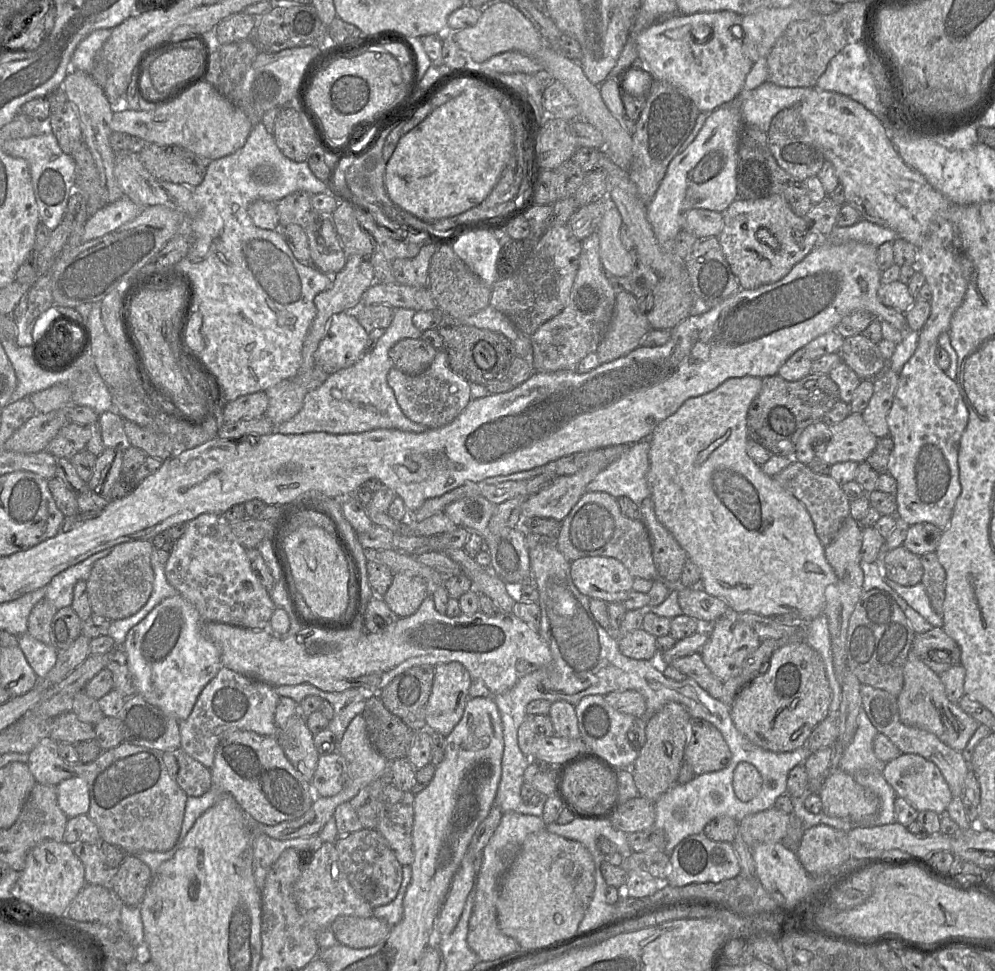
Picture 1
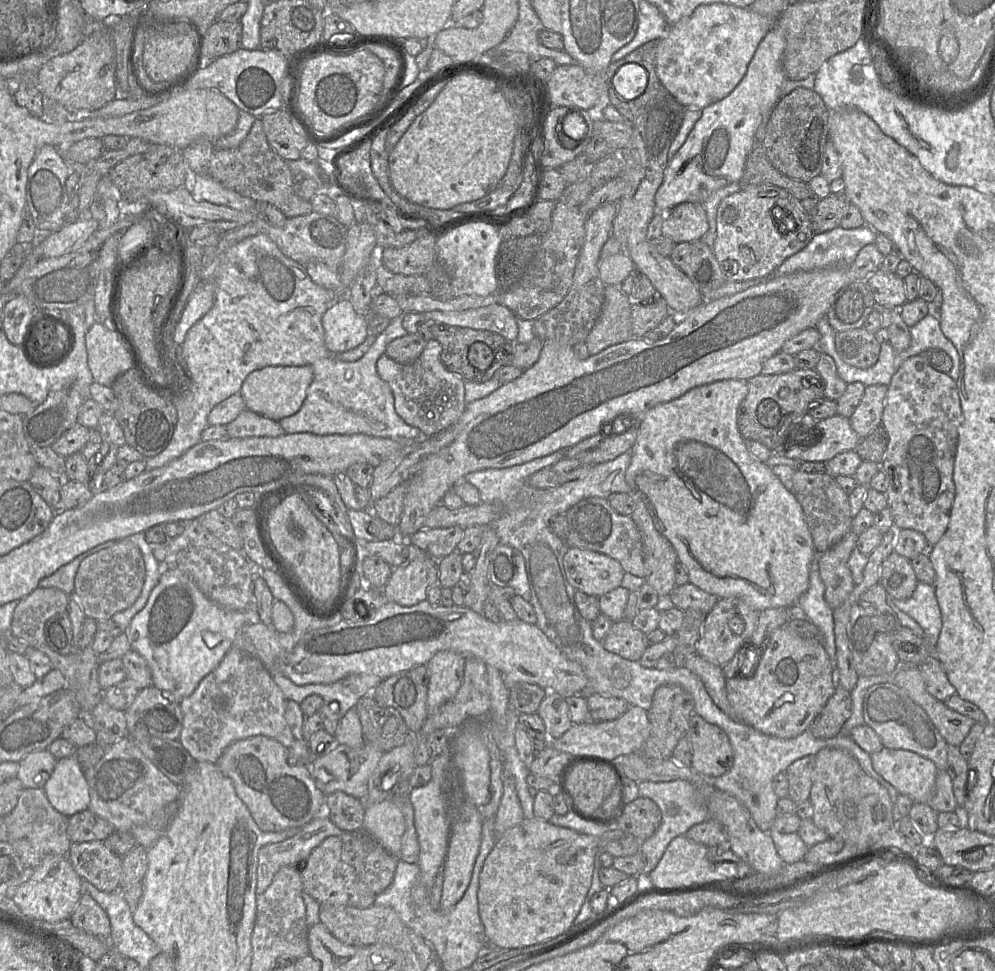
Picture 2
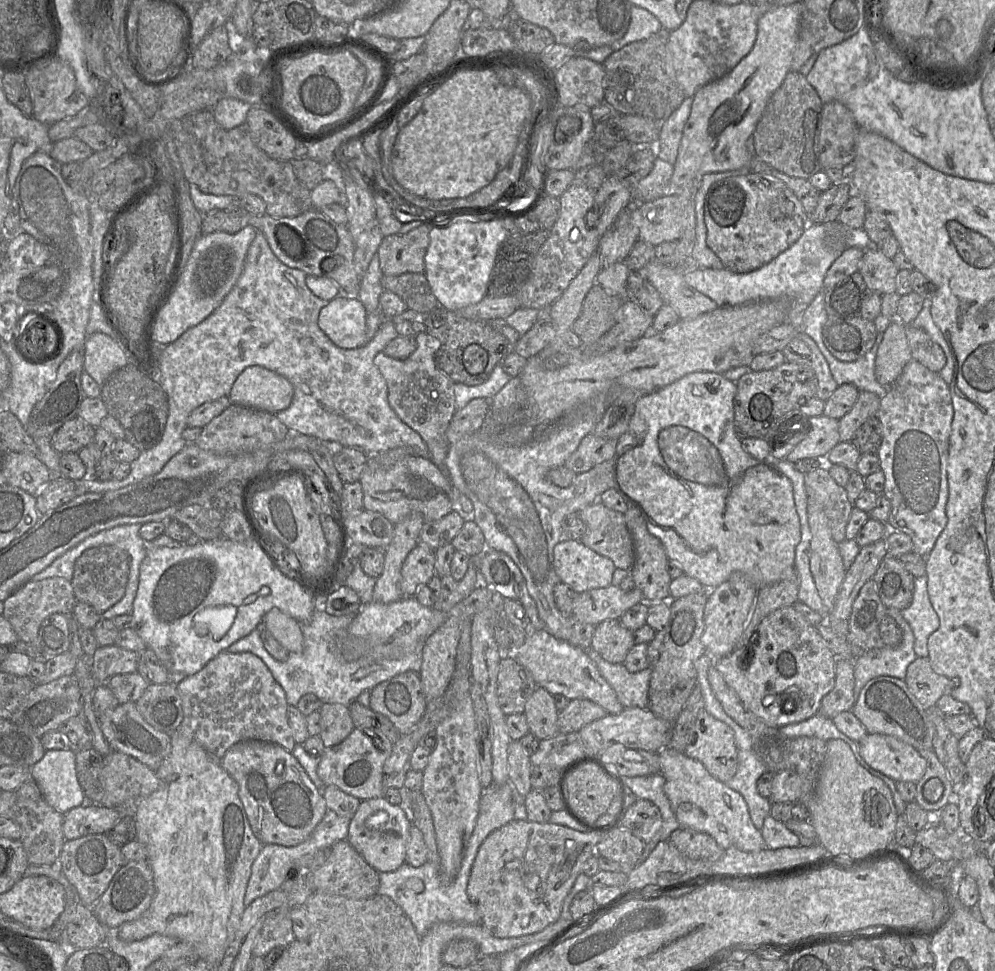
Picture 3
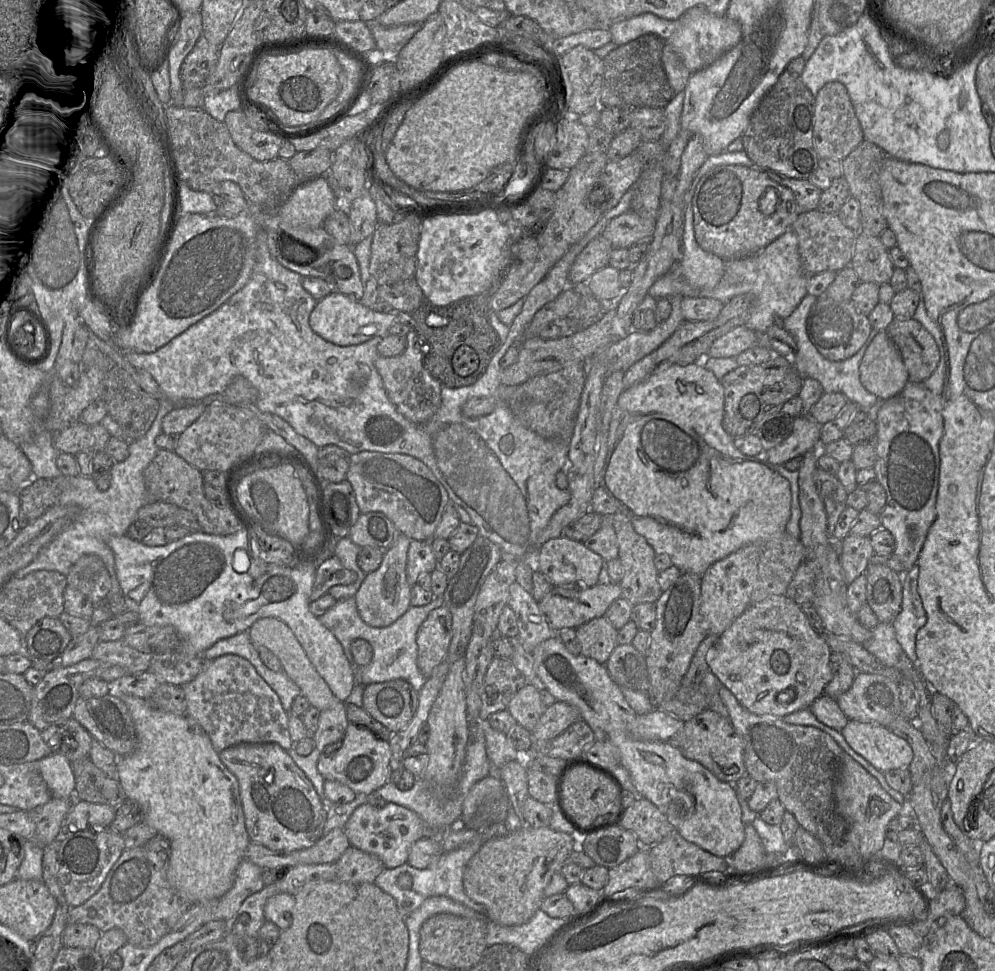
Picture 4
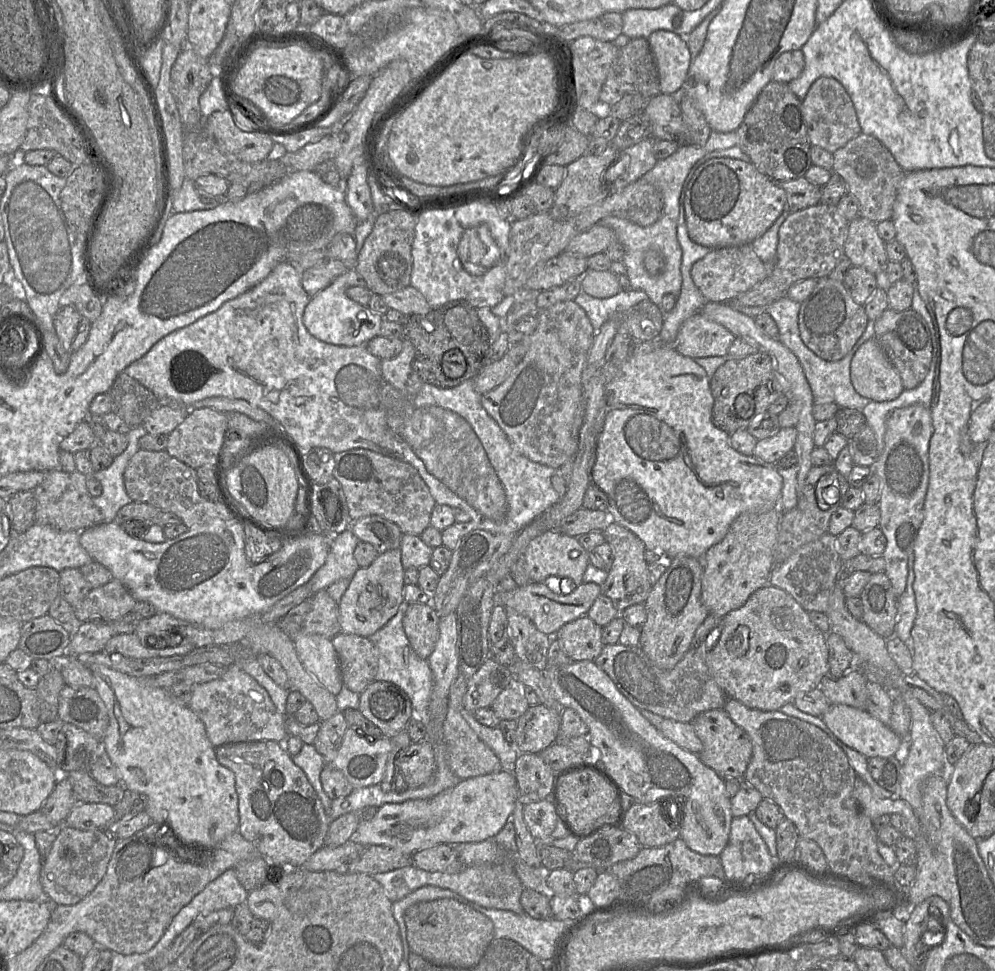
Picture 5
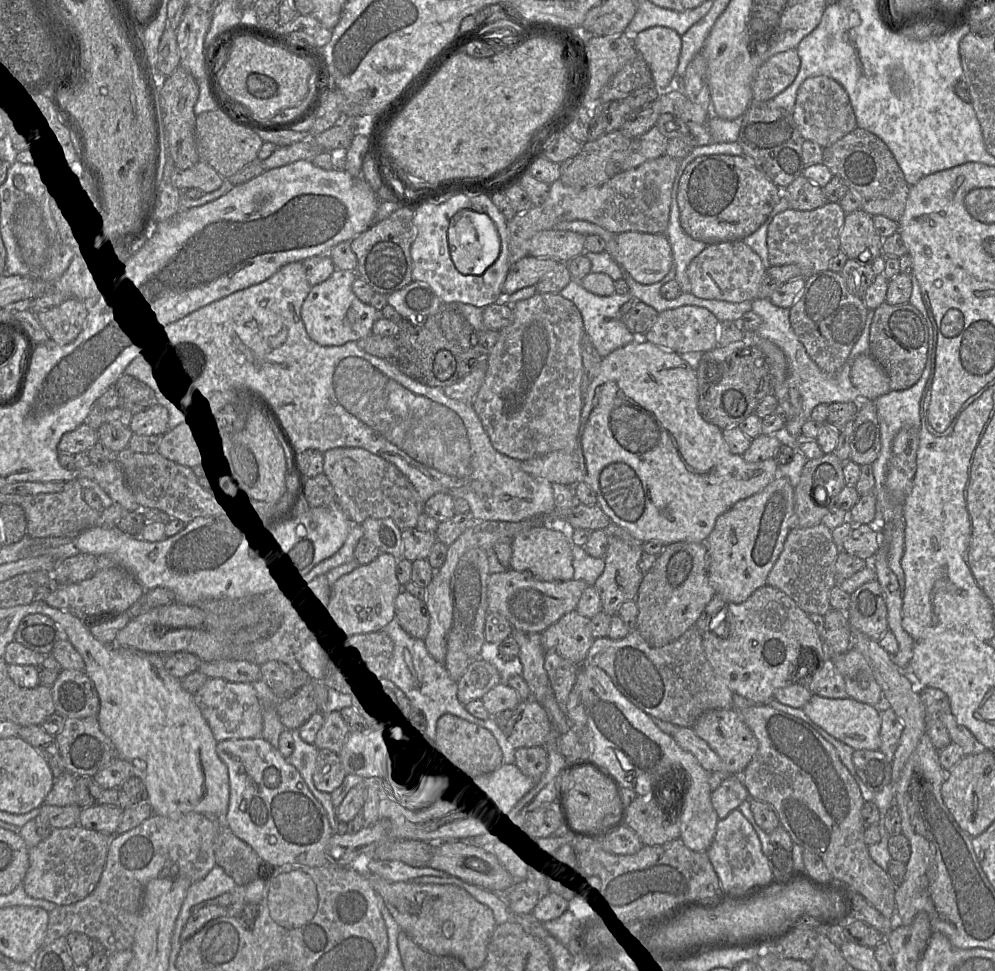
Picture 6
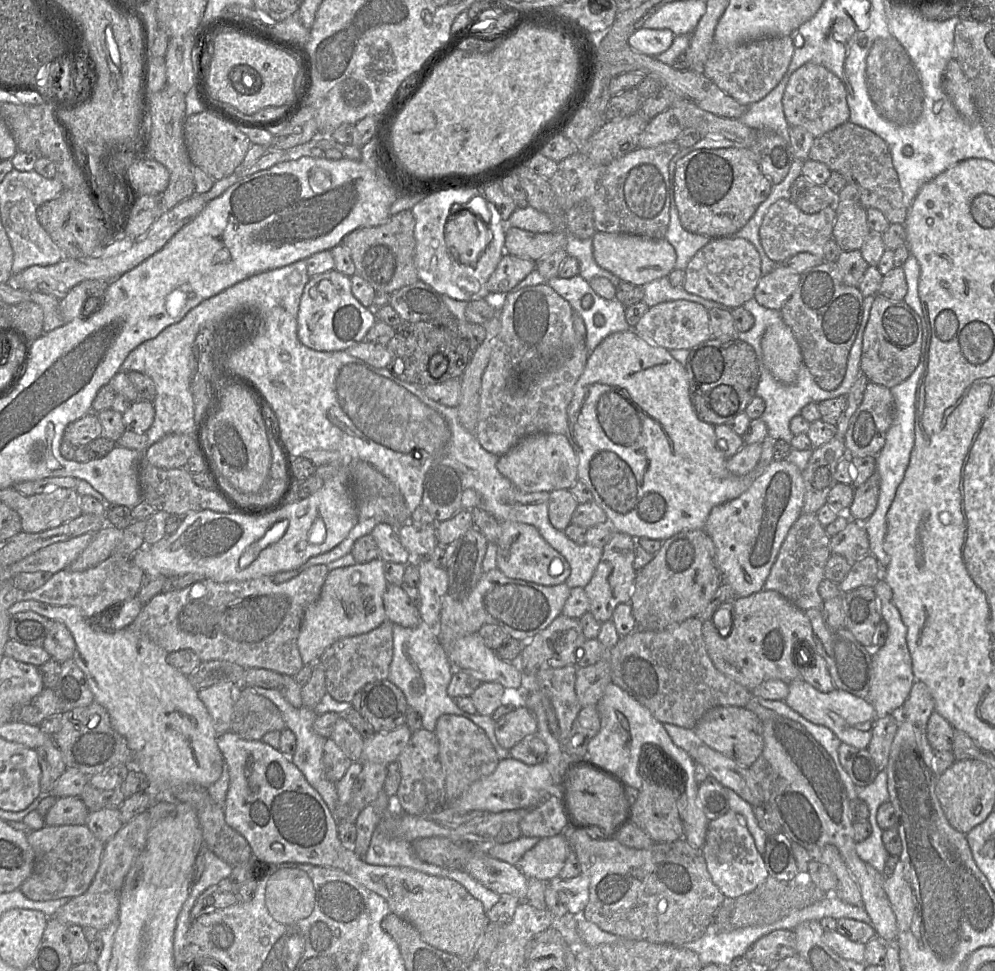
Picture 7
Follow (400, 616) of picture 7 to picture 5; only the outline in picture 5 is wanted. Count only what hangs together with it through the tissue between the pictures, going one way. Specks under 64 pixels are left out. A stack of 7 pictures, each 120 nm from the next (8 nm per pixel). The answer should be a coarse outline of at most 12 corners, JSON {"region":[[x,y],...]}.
{"region":[[407,604],[405,634],[428,660],[439,638],[439,616],[428,604]]}

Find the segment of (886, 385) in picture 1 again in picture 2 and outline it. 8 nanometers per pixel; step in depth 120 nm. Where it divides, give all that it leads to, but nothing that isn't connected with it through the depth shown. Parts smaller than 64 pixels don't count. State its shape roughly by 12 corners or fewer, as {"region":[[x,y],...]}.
{"region":[[866,386],[849,418],[862,439],[881,425],[888,386]]}

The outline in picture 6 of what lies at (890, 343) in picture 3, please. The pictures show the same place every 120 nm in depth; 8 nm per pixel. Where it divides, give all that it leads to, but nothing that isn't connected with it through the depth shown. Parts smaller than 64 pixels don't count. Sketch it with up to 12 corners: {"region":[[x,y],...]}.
{"region":[[869,353],[856,357],[850,379],[861,401],[891,390]]}

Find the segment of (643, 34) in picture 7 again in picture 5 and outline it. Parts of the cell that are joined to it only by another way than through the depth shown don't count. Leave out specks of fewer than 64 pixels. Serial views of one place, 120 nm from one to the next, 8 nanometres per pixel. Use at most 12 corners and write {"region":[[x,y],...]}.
{"region":[[686,37],[647,38],[660,92],[685,86],[692,62]]}

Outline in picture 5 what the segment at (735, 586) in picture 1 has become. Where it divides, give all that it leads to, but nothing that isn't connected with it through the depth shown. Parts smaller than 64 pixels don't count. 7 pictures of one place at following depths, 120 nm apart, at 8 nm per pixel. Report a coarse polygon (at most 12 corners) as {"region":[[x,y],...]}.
{"region":[[663,346],[605,385],[591,482],[610,520],[702,559],[779,508],[710,379]]}

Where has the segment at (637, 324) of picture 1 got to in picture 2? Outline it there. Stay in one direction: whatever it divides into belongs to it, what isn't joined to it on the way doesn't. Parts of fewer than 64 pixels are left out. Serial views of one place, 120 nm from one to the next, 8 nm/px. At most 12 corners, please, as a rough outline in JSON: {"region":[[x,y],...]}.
{"region":[[605,287],[590,355],[633,338],[631,297]]}

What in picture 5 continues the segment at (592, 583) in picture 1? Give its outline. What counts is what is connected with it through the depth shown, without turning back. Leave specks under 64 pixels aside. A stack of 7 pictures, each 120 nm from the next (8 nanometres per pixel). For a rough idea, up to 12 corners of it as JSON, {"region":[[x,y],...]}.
{"region":[[548,530],[523,557],[531,582],[577,585],[590,563],[577,537]]}

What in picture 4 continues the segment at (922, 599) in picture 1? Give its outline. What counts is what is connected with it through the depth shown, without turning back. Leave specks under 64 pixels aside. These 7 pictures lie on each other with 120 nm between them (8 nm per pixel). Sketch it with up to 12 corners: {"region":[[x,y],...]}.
{"region":[[920,568],[903,575],[896,638],[915,662],[916,635],[927,622],[918,592]]}

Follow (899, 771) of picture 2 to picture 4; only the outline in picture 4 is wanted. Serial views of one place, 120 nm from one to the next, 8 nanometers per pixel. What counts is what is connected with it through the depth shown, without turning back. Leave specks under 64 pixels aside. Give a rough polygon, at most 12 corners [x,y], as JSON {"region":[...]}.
{"region":[[849,720],[840,733],[882,773],[908,769],[909,743],[883,725]]}

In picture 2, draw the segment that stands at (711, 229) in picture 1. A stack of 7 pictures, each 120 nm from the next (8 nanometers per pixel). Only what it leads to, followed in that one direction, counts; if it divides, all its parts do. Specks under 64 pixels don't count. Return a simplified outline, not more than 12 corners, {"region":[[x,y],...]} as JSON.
{"region":[[702,203],[654,215],[652,237],[700,240],[709,229]]}

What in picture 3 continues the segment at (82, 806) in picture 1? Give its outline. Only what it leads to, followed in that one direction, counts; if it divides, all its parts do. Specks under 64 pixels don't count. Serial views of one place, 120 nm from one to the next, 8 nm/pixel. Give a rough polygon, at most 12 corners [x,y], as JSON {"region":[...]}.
{"region":[[46,750],[31,767],[44,800],[66,814],[86,802],[76,753]]}

